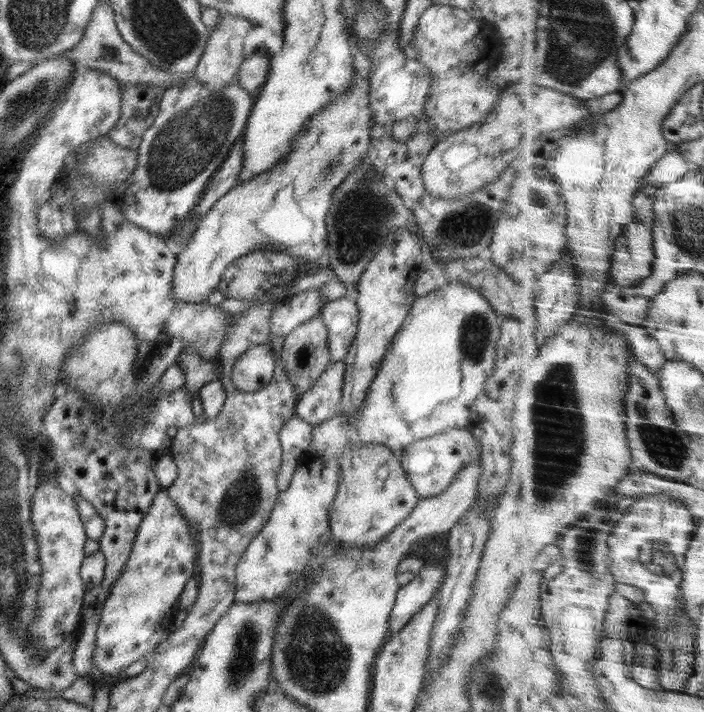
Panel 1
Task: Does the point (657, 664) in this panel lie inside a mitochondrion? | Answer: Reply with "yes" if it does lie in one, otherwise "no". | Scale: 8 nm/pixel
no

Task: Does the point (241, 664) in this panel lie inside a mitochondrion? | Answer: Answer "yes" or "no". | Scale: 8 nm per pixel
yes

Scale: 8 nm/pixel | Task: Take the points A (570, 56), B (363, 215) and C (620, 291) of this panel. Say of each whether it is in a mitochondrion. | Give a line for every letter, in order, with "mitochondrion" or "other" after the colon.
A: mitochondrion
B: mitochondrion
C: other

